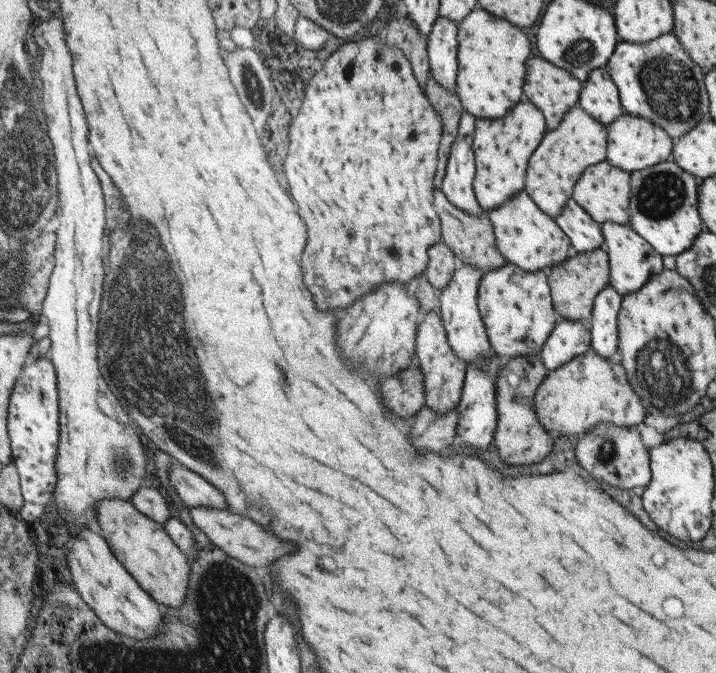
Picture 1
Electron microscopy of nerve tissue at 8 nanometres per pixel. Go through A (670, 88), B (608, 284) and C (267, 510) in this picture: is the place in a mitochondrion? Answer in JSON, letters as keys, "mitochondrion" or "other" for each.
{"A":"mitochondrion","B":"other","C":"mitochondrion"}

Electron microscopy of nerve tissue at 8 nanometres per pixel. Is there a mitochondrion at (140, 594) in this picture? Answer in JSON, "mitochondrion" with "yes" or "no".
{"mitochondrion":"no"}

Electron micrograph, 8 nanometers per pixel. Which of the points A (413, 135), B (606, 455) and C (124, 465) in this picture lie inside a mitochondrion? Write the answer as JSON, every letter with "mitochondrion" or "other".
{"A":"other","B":"mitochondrion","C":"mitochondrion"}

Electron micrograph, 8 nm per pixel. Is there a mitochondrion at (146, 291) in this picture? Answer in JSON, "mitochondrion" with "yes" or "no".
{"mitochondrion":"yes"}

